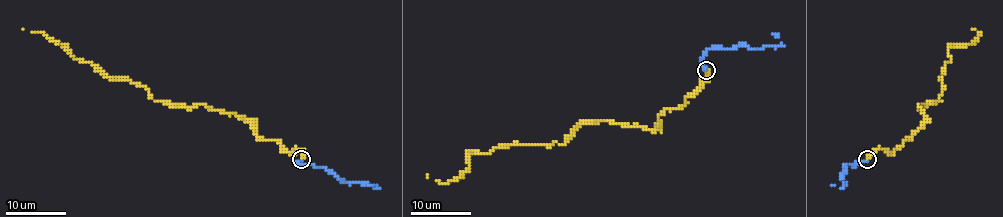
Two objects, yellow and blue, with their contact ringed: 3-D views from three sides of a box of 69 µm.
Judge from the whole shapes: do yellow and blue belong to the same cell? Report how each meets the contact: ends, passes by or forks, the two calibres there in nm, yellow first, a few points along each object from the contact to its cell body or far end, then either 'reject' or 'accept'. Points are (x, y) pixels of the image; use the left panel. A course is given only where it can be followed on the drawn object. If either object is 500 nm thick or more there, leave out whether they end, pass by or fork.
yellow ends there; blue ends there; 280 nm thick on the yellow side, 180 nm on the other; yellow runs (301, 159), (301, 150), (260, 139), (250, 120), (151, 97), (22, 28); blue runs (301, 159), (298, 163), (322, 166), (346, 183), (367, 186); accept

